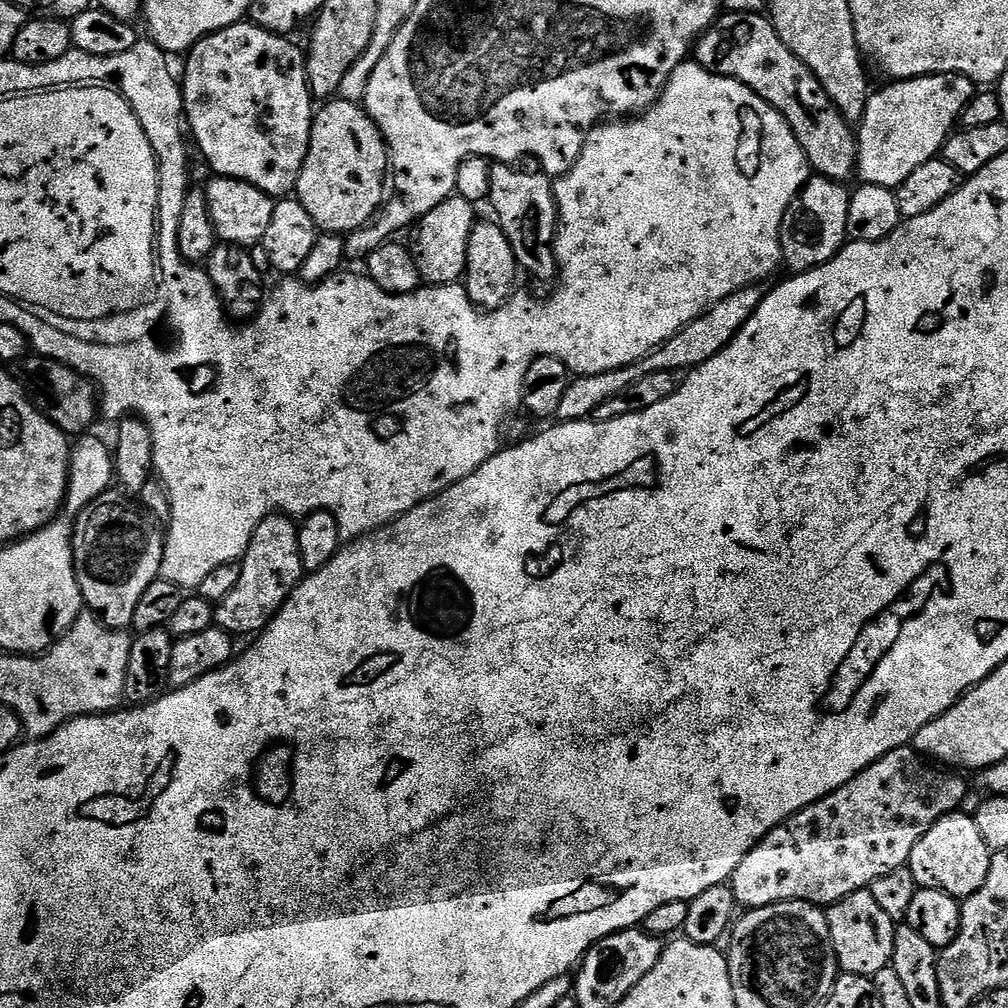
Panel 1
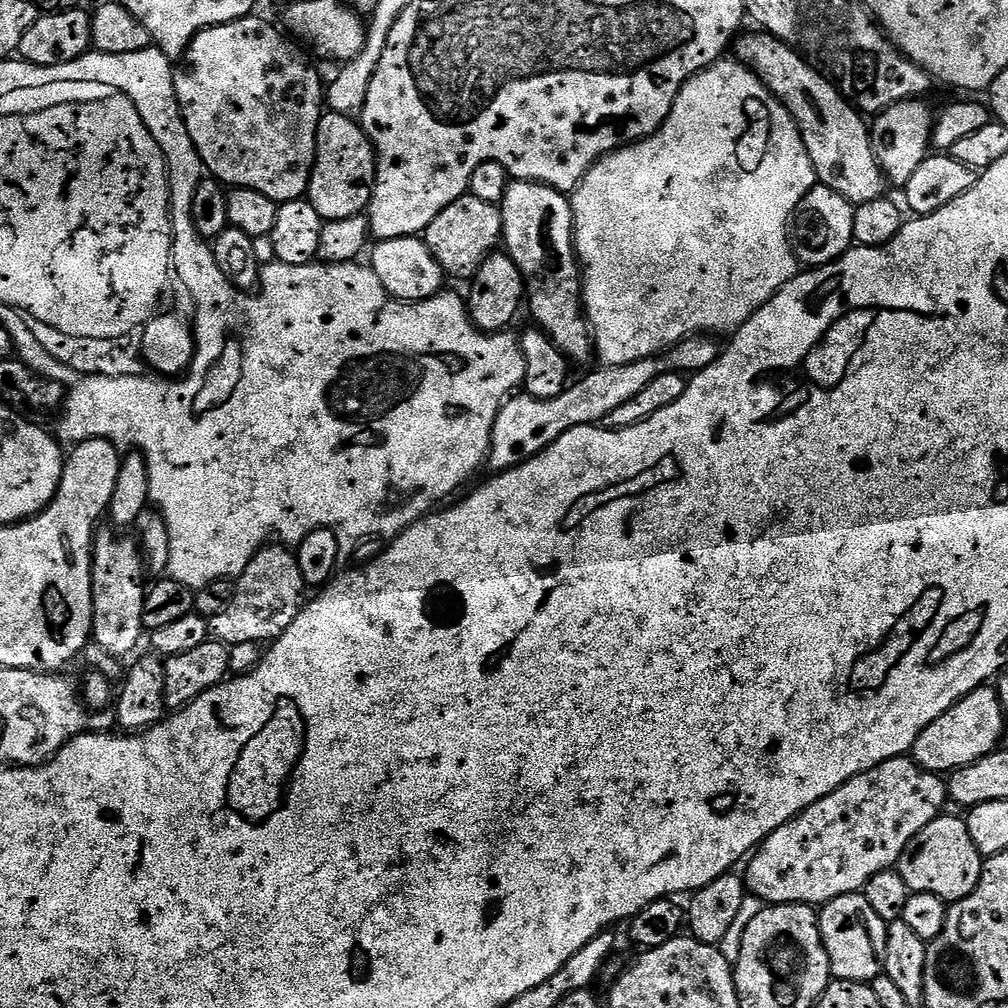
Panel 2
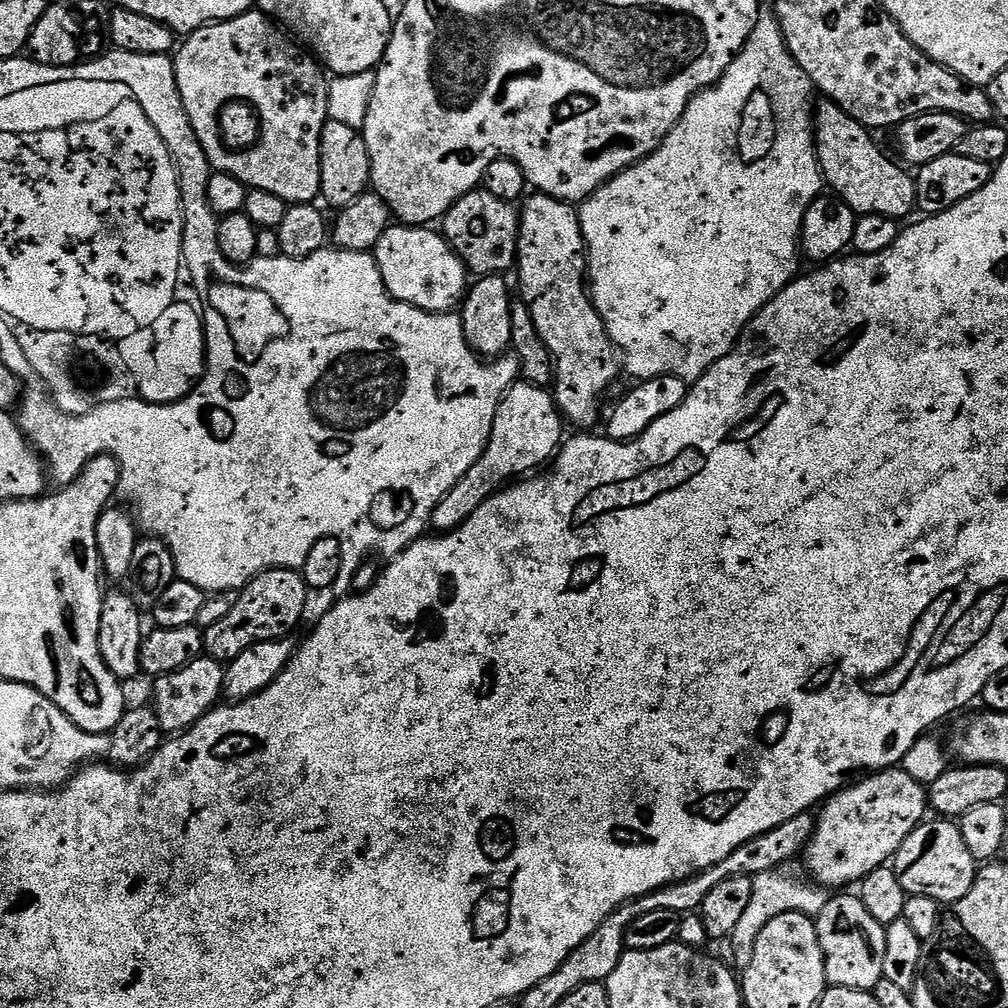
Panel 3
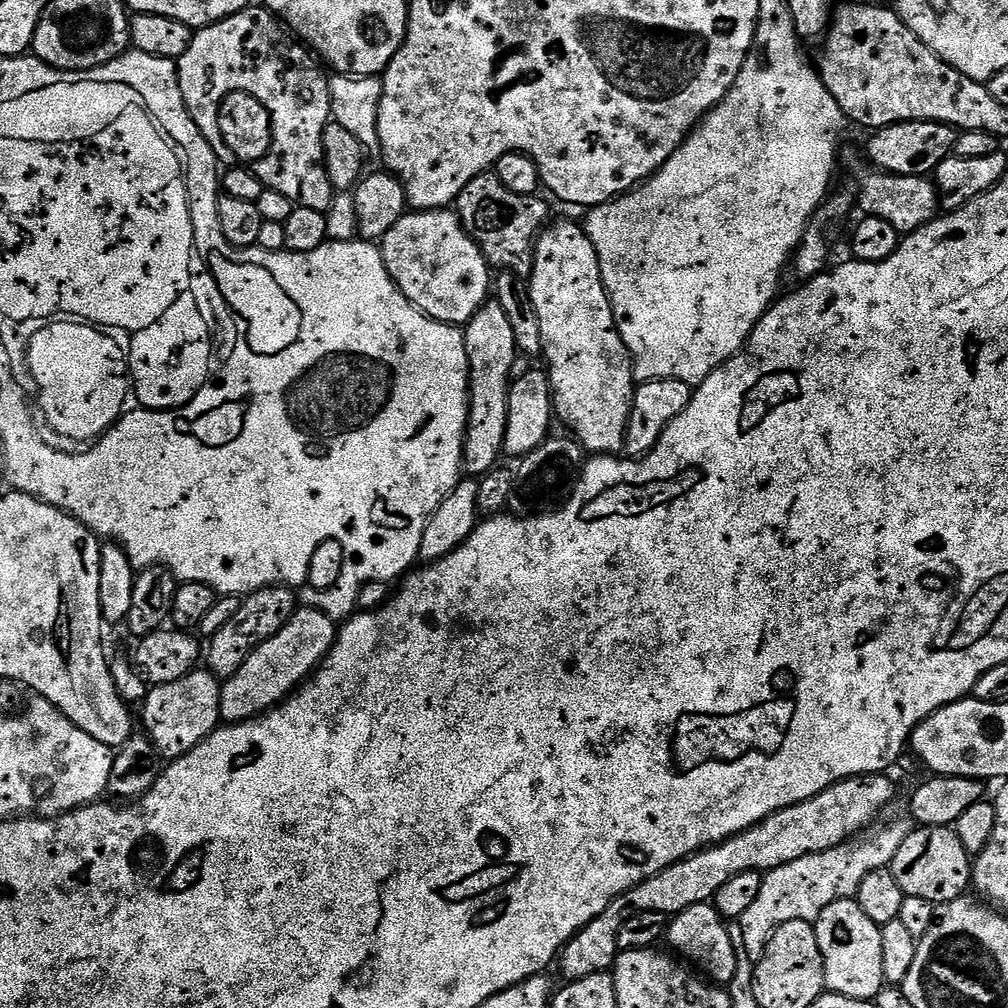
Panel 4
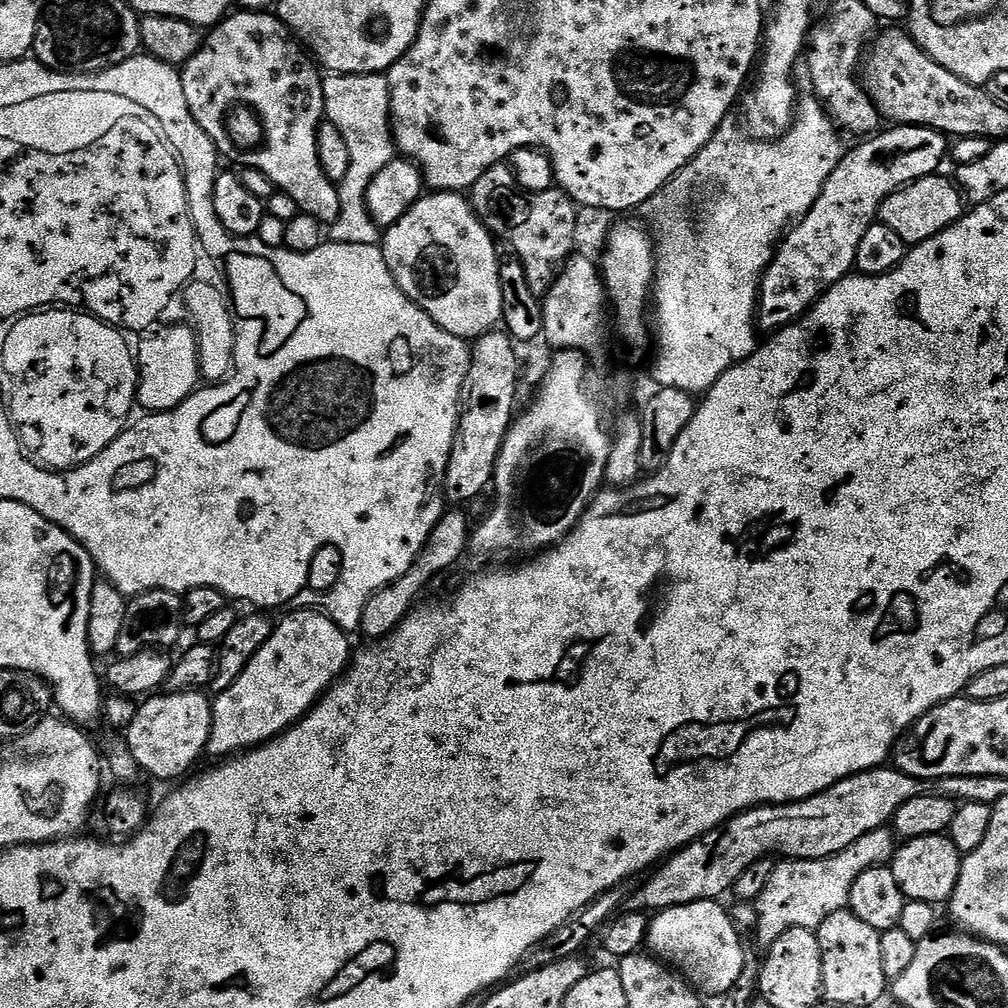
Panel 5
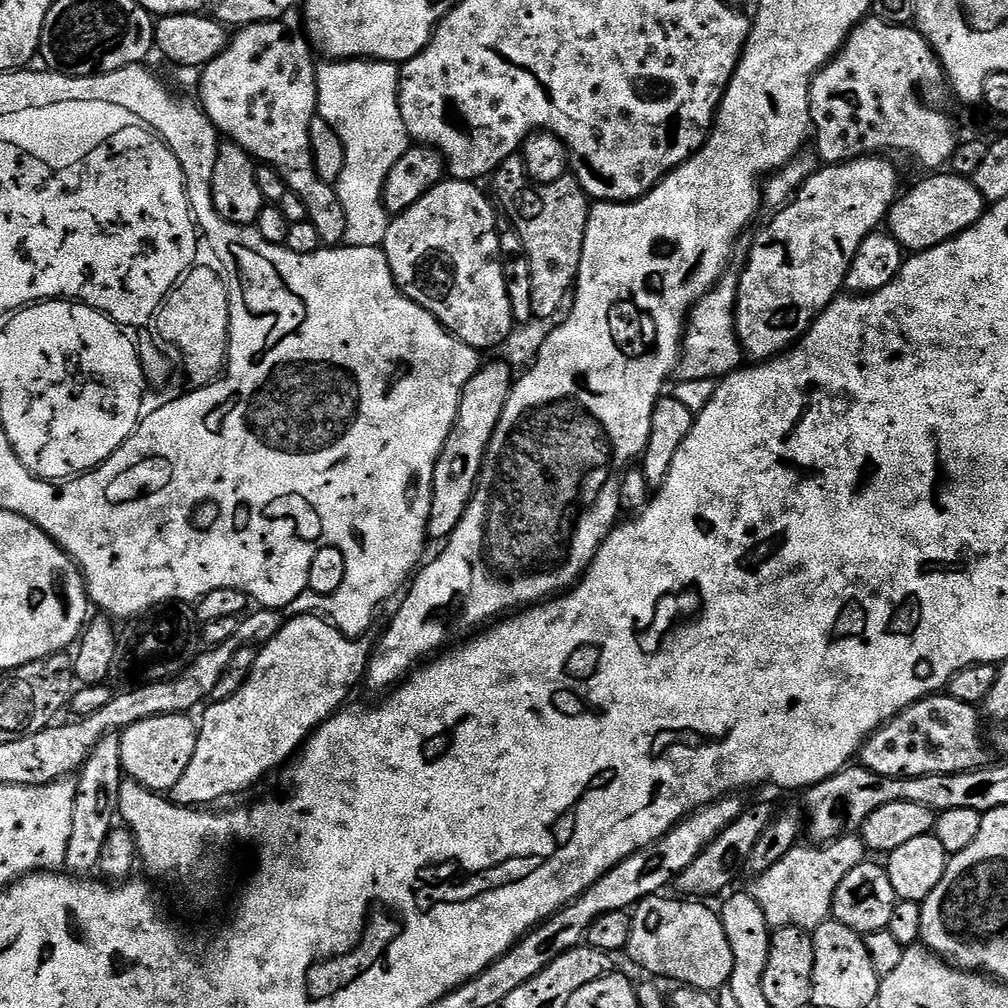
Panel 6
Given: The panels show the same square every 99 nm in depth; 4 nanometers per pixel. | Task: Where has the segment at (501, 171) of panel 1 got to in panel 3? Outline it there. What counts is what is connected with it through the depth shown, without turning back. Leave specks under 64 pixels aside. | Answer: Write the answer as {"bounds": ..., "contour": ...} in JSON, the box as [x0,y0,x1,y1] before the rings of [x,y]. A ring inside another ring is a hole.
{"bounds":[516,196,621,426],"contour":[[[530,196],[523,201],[524,208],[522,204],[519,209],[520,237],[516,258],[520,292],[524,295],[521,297],[534,318],[534,326],[538,326],[542,342],[546,342],[552,355],[552,393],[561,415],[569,423],[592,426],[600,414],[600,396],[606,395],[616,375],[621,375],[618,349],[590,295],[590,284],[586,279],[588,258],[584,235],[580,232],[579,211],[565,200],[555,200],[552,196]]]}

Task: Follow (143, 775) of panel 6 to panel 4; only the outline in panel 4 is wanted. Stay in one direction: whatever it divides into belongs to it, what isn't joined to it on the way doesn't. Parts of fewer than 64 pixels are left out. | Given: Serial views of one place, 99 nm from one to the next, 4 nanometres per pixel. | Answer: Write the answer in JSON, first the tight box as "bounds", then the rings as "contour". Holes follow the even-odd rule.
{"bounds":[142,670,222,762],"contour":[[[197,670],[178,678],[178,682],[151,685],[142,701],[144,708],[143,735],[165,761],[171,762],[190,754],[194,746],[203,742],[210,733],[221,727],[220,686],[222,681],[212,672]]]}

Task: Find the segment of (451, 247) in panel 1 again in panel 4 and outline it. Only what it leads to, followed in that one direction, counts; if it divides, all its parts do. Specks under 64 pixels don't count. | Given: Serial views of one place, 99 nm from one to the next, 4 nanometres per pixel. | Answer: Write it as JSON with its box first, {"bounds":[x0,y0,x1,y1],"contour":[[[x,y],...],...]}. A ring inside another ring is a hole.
{"bounds":[454,170,549,277],"contour":[[[489,170],[476,176],[456,199],[454,211],[466,234],[476,243],[478,250],[493,269],[515,272],[517,276],[531,277],[532,259],[536,237],[549,223],[548,204],[539,195],[519,196],[506,190],[495,171]]]}

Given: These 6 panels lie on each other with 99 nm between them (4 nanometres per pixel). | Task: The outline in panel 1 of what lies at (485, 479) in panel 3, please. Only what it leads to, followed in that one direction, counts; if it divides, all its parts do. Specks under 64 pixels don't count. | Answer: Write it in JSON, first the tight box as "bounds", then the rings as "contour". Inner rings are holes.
{"bounds":[558,286,765,421],"contour":[[[749,286],[730,294],[722,303],[715,304],[708,311],[703,312],[694,322],[690,322],[682,330],[678,330],[665,344],[655,348],[649,356],[644,356],[625,368],[610,370],[606,374],[593,376],[576,376],[572,385],[566,390],[566,398],[562,398],[558,416],[561,421],[586,420],[591,417],[598,406],[610,402],[610,398],[622,396],[627,388],[632,388],[646,374],[655,372],[687,373],[693,368],[710,362],[710,358],[717,356],[728,343],[740,333],[742,326],[750,322],[750,318],[758,310],[758,306],[765,298],[765,289],[760,286]]]}

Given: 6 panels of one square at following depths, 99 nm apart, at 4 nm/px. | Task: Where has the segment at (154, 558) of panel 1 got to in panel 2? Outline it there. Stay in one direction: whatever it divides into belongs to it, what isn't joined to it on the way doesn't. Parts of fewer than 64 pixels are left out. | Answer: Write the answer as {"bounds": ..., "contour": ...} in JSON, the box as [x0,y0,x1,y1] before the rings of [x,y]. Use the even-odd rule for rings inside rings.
{"bounds":[91,527,146,657],"contour":[[[101,527],[92,542],[91,639],[108,656],[131,657],[137,651],[135,648],[140,639],[146,636],[142,622],[146,569],[139,543],[131,535],[119,536],[119,531],[113,531]]]}

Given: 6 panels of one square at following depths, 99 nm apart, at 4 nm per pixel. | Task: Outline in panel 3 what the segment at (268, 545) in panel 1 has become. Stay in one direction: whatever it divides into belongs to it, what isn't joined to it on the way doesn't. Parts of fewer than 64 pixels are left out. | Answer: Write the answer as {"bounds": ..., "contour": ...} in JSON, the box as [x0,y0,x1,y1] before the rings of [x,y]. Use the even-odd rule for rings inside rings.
{"bounds":[203,568,310,662],"contour":[[[271,568],[259,572],[250,583],[239,589],[234,610],[230,610],[230,614],[226,614],[222,622],[214,622],[214,626],[203,629],[204,655],[227,662],[238,658],[242,650],[250,650],[258,642],[291,637],[296,623],[304,616],[308,595],[310,589],[299,571],[291,568]]]}

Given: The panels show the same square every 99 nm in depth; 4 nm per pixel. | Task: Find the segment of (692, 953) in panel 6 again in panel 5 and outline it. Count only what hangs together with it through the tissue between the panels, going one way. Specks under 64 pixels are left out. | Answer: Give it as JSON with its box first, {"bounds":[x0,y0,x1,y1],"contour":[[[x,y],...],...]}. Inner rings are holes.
{"bounds":[648,900,748,998],"contour":[[[707,900],[664,908],[651,917],[648,926],[649,951],[681,973],[683,979],[706,998],[729,995],[748,963],[738,926],[722,905],[719,901]]]}

